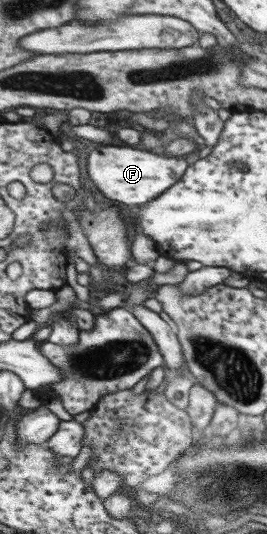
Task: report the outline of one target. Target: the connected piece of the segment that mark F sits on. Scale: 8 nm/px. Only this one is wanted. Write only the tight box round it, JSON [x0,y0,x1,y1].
[85,145,185,206]

